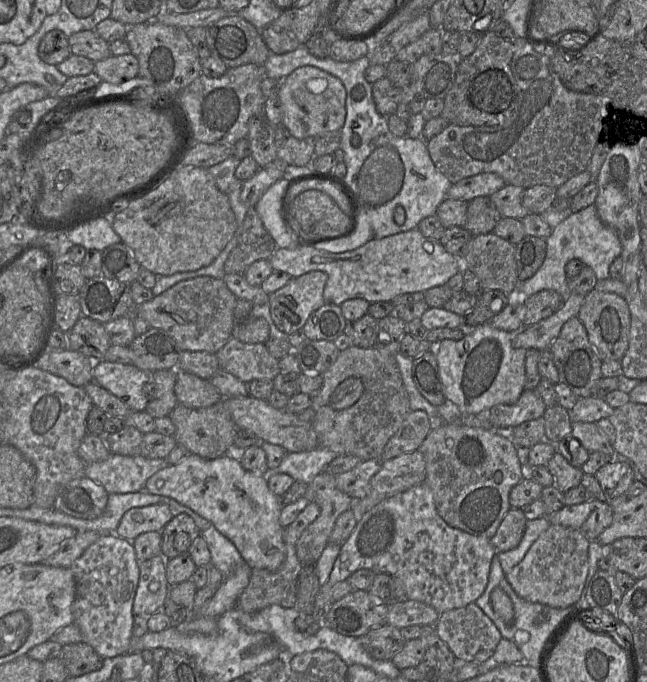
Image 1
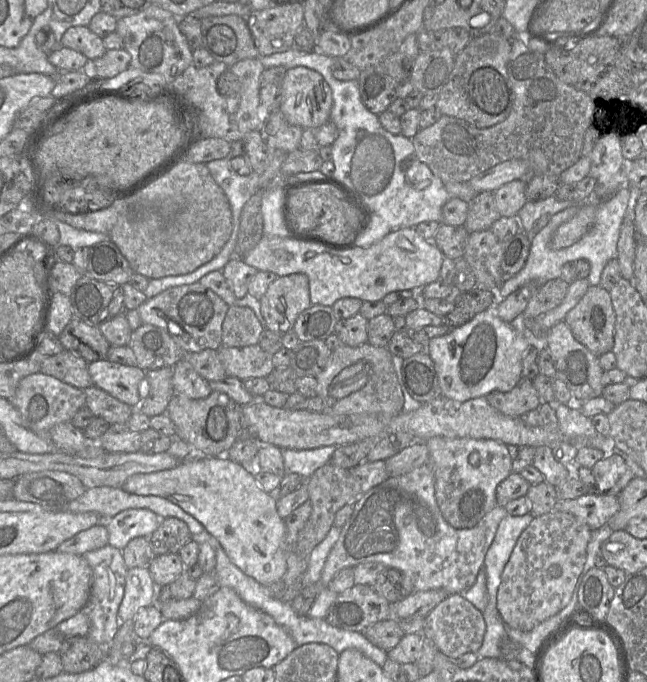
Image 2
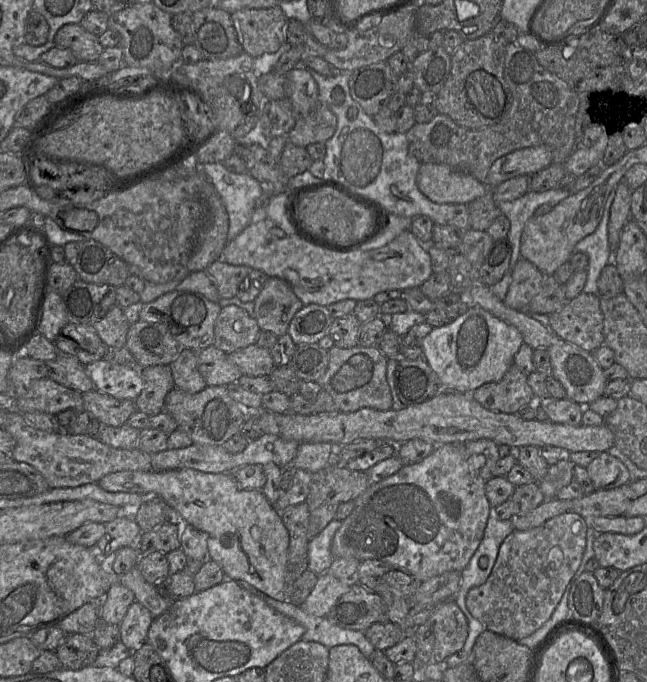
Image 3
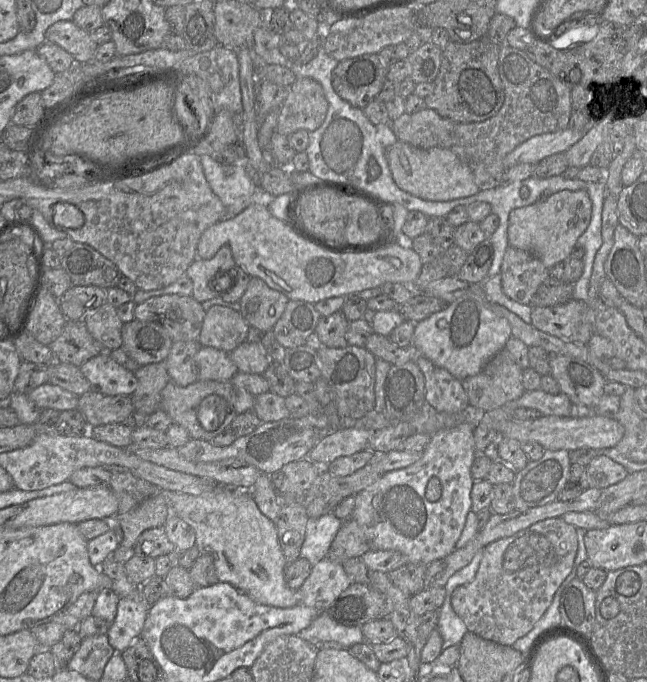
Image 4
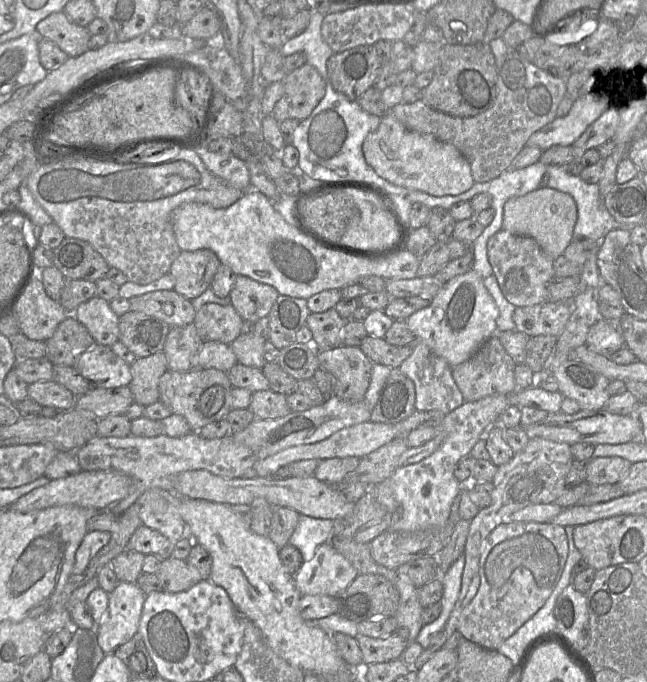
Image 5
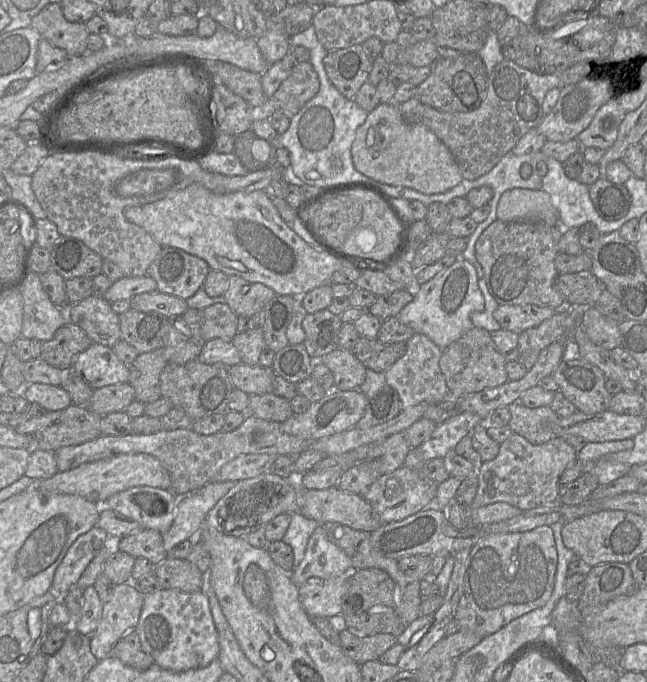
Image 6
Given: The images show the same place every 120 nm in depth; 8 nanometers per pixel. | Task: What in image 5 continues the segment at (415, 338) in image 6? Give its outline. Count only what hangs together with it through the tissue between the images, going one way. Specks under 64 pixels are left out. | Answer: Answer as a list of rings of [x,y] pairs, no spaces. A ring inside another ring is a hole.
[[[419,340],[415,341],[412,354],[401,363],[398,369],[414,383],[416,411],[441,411],[448,414],[465,402],[453,379],[451,368],[445,360],[436,356],[425,343]]]

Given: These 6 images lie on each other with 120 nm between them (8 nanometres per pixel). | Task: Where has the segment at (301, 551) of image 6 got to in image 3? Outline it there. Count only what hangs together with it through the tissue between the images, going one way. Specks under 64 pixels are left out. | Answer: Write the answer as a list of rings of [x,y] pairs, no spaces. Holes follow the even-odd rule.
[[[333,519],[324,530],[312,538],[308,543],[308,569],[316,575],[328,572],[333,562],[331,545],[336,531],[341,527],[342,521]]]

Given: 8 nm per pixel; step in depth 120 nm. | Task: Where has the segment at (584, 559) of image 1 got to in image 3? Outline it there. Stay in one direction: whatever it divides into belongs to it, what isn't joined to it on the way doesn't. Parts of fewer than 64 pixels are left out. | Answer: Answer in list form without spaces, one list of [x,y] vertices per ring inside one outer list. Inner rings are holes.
[[[566,512],[527,531],[513,531],[502,542],[487,581],[468,591],[467,611],[485,630],[520,640],[552,615],[579,568],[586,547],[585,519]]]

